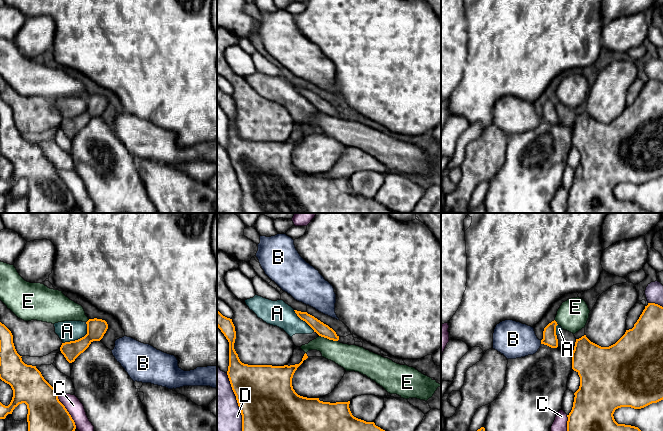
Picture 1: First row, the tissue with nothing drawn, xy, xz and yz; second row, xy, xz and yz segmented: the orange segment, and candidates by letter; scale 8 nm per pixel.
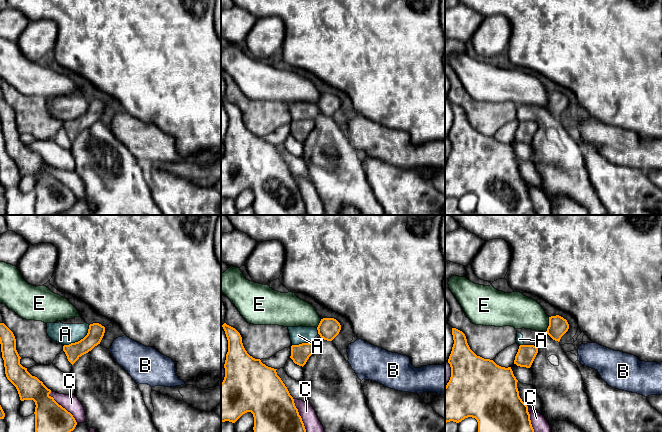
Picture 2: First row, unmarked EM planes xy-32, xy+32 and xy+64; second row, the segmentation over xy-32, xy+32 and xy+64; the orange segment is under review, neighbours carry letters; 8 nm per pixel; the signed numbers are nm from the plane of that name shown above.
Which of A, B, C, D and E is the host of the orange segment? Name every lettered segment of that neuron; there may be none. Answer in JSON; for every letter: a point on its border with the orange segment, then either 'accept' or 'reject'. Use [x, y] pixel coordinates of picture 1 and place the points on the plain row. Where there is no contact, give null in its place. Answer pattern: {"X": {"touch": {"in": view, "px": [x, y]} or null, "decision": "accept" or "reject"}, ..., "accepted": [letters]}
{"A": {"touch": {"in": "xy", "px": [80, 114]}, "decision": "reject"}, "B": {"touch": {"in": "yz", "px": [541, 118]}, "decision": "reject"}, "C": {"touch": {"in": "xy", "px": [67, 187]}, "decision": "reject"}, "D": {"touch": {"in": "xz", "px": [238, 181]}, "decision": "reject"}, "E": {"touch": {"in": "xz", "px": [328, 114]}, "decision": "reject"}, "accepted": []}

